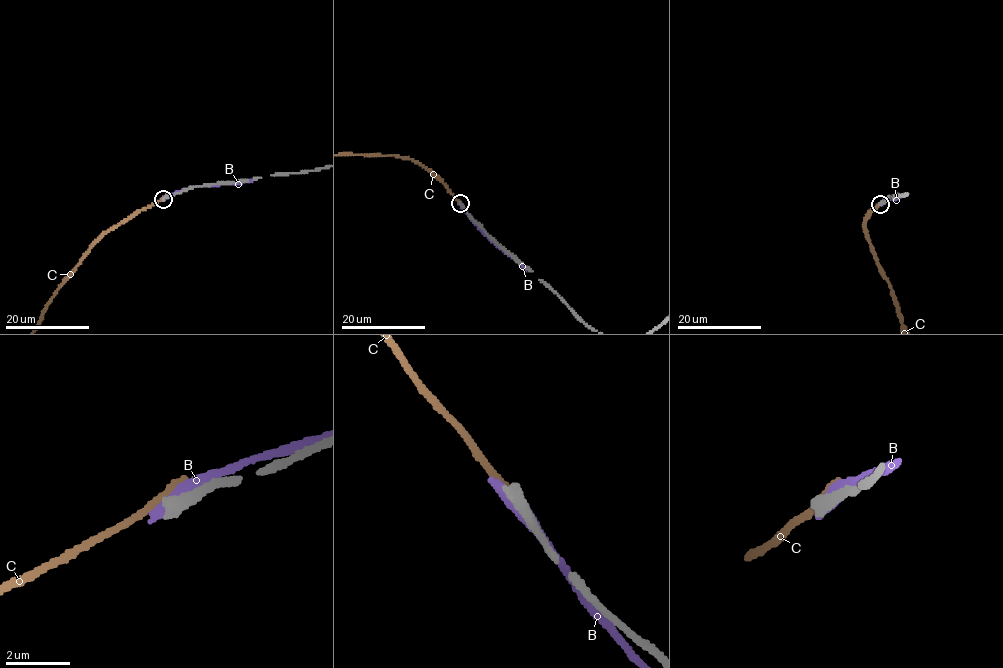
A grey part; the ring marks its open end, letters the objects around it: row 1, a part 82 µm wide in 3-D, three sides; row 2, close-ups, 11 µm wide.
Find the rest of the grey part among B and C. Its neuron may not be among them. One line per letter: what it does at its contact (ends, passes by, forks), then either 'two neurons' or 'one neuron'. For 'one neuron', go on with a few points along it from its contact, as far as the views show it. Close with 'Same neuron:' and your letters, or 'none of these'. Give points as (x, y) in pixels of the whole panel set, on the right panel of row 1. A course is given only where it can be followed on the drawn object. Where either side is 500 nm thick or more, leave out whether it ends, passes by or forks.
B: it passes by; two neurons
C: it ends there; two neurons
Same neuron: none of these

